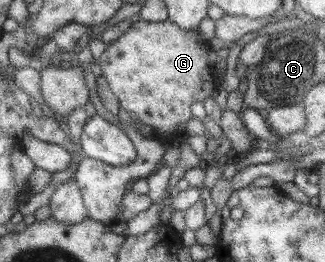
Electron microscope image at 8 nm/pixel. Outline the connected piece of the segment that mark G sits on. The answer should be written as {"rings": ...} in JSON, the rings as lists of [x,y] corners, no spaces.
{"rings":[[[165,18],[162,22],[146,22],[139,19],[132,24],[117,40],[106,45],[106,49],[96,60],[101,68],[101,76],[119,102],[119,108],[138,118],[141,123],[151,127],[152,134],[161,141],[177,139],[177,126],[186,126],[192,118],[190,107],[196,101],[210,97],[218,86],[215,70],[207,60],[208,39],[203,28],[182,30]]]}

